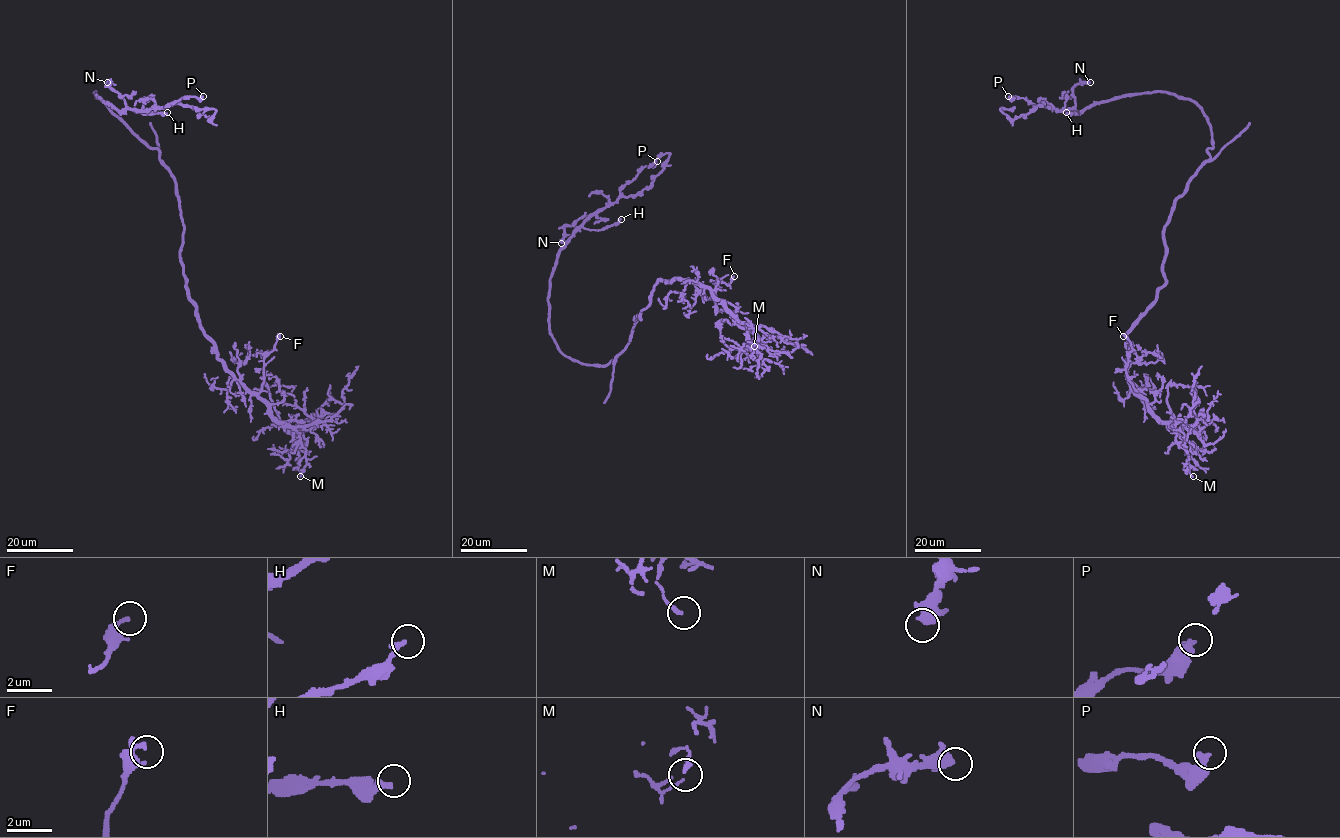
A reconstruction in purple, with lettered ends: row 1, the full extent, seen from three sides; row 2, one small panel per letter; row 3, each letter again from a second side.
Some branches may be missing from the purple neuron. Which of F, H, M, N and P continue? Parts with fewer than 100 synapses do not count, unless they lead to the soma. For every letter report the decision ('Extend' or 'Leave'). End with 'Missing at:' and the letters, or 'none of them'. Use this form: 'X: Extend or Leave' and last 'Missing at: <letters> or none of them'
F: Leave
H: Leave
M: Leave
N: Leave
P: Leave
Missing at: none of them

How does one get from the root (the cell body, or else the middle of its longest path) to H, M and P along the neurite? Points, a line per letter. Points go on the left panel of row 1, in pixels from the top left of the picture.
H: (177, 189), (159, 152), (148, 147), (94, 92), (120, 112), (129, 108), (144, 114), (167, 112)
M: (177, 189), (183, 227), (179, 260), (200, 329), (226, 368), (298, 433), (305, 450), (300, 476)
P: (177, 189), (159, 152), (148, 147), (94, 92), (118, 111), (160, 108), (182, 97), (203, 96)

